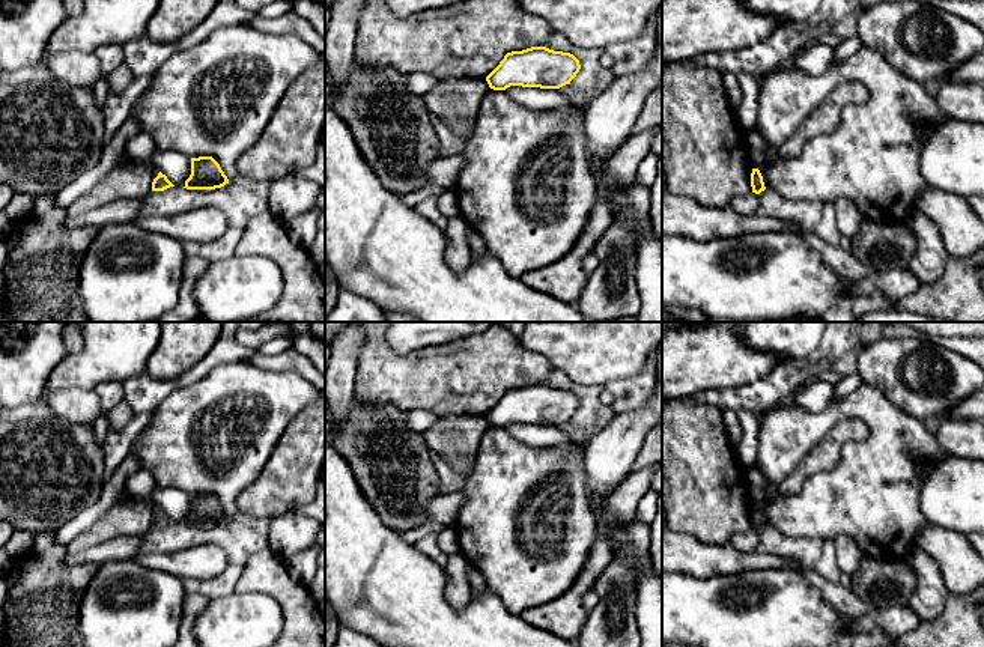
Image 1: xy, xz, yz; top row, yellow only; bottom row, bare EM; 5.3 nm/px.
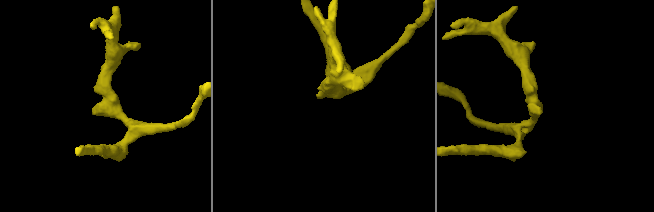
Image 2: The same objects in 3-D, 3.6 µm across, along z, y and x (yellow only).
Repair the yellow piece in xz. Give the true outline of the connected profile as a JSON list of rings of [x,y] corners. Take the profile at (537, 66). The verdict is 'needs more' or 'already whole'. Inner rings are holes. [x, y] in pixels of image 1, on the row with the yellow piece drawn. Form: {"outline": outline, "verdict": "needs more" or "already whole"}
{"outline": [[[531,47],[507,53],[486,81],[494,90],[510,86],[560,89],[570,84],[579,69],[579,60],[570,53]]], "verdict": "already whole"}

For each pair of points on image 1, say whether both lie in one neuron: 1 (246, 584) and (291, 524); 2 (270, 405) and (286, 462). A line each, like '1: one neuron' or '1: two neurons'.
1: two neurons
2: two neurons

